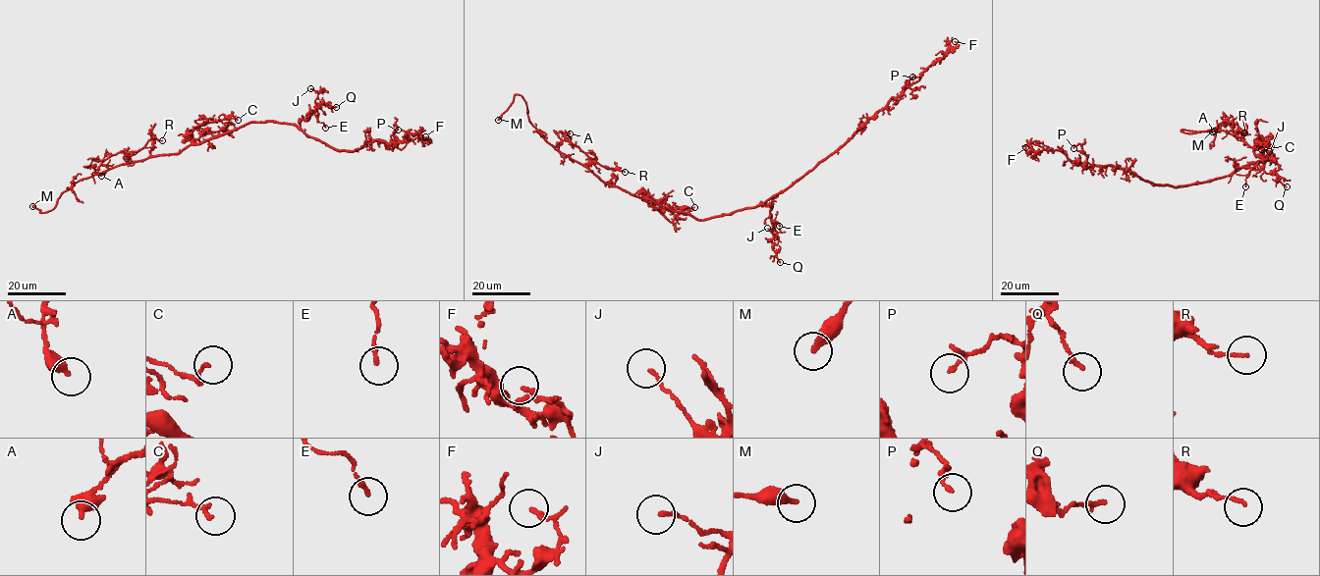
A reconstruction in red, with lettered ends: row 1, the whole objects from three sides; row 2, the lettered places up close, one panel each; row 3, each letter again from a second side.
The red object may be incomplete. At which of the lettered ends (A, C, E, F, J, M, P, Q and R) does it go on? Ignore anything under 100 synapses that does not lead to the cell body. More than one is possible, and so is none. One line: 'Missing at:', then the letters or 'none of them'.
Missing at: M

